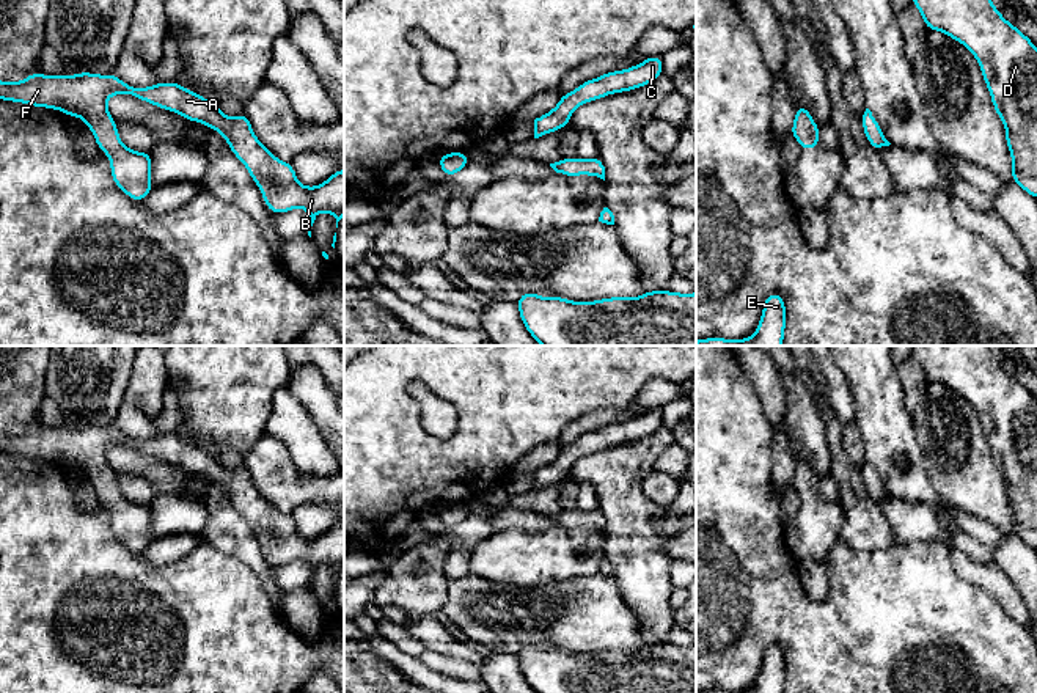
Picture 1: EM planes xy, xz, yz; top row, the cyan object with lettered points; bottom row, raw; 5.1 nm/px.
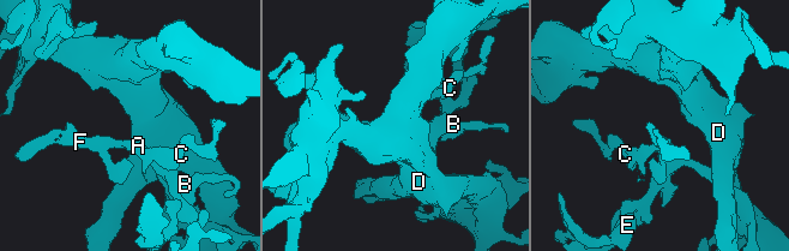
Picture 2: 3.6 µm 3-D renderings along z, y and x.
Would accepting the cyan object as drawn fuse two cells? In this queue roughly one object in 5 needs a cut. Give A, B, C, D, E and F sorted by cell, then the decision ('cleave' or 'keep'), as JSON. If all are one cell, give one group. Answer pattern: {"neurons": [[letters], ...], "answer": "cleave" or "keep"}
{"neurons": [["A", "B", "C", "D", "E", "F"]], "answer": "keep"}

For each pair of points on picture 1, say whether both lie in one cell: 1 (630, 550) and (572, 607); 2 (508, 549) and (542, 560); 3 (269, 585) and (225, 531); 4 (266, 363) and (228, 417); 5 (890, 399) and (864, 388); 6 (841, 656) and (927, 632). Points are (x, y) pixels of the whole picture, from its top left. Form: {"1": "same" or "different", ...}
{"1": "different", "2": "same", "3": "same", "4": "same", "5": "same", "6": "same"}

